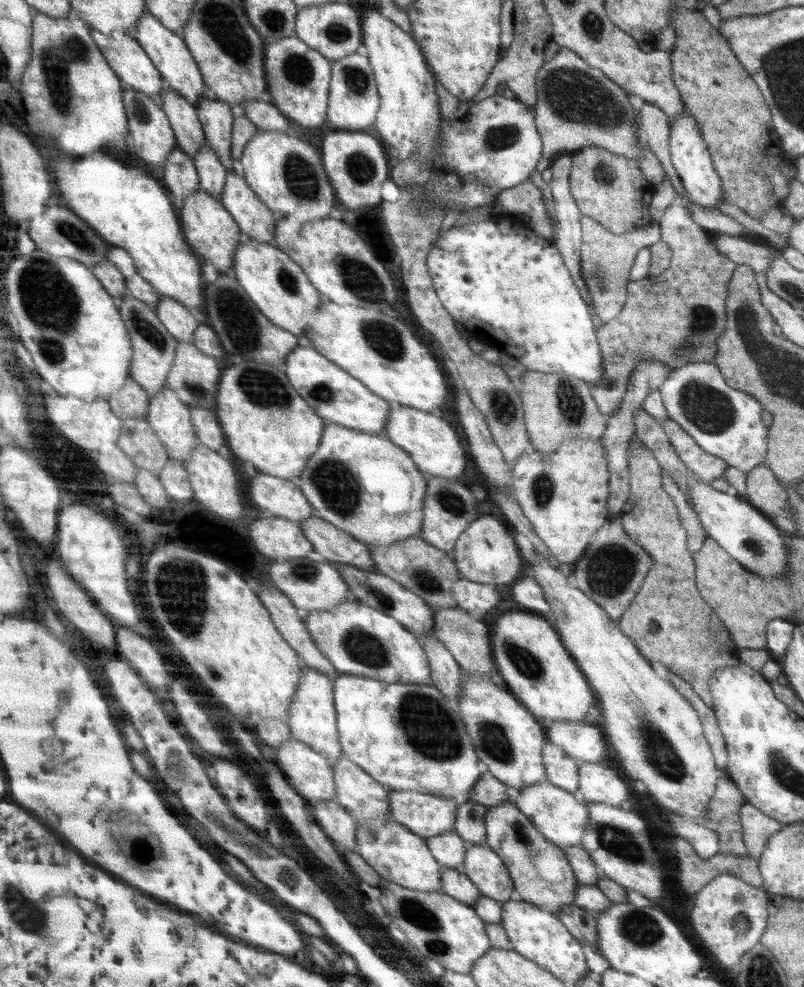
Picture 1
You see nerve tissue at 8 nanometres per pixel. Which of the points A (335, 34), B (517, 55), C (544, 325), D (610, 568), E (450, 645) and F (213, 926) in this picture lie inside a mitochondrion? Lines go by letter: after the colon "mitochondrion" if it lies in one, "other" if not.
A: mitochondrion
B: other
C: other
D: mitochondrion
E: other
F: other

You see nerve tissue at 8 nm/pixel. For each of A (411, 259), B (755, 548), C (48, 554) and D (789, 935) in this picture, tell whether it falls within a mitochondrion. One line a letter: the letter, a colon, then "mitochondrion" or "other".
A: other
B: mitochondrion
C: other
D: other

